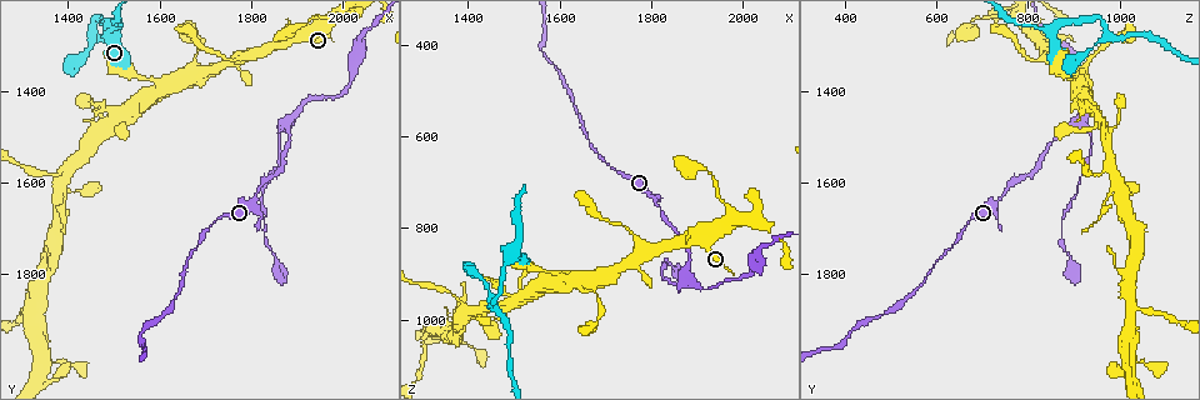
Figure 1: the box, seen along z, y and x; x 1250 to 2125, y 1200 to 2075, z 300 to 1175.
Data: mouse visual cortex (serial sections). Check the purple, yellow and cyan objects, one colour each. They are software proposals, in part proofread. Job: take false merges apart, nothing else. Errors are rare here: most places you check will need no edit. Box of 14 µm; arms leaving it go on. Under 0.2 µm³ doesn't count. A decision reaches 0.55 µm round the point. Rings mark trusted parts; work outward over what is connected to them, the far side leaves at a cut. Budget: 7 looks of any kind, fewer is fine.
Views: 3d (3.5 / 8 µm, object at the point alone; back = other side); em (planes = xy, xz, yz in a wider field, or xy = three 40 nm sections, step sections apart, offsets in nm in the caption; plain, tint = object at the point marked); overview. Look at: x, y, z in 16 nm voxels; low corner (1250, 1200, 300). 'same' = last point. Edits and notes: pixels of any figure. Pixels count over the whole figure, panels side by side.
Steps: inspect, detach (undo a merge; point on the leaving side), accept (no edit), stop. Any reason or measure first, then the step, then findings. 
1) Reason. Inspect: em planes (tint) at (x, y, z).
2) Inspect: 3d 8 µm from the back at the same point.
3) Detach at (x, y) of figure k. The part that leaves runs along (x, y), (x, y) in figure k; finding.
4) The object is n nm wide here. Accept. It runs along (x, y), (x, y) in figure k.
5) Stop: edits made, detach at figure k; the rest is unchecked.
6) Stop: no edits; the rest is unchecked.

Narrows sharply. Inspect: 3d 3.5 µm at (1720, 1690, 670).

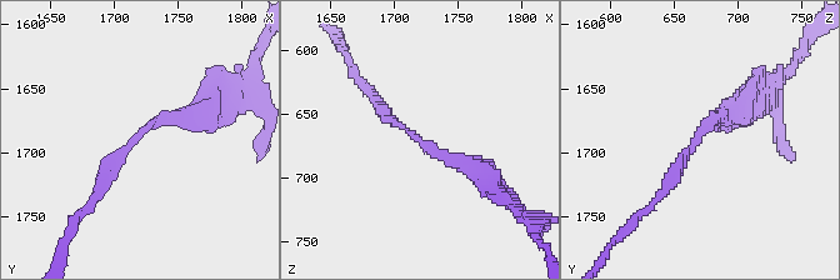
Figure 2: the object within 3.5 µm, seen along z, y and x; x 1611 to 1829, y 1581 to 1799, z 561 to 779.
The arms are 200, 250 nm wide. Inspect: em xy step 5 (plain) at (1716, 1692, 670).

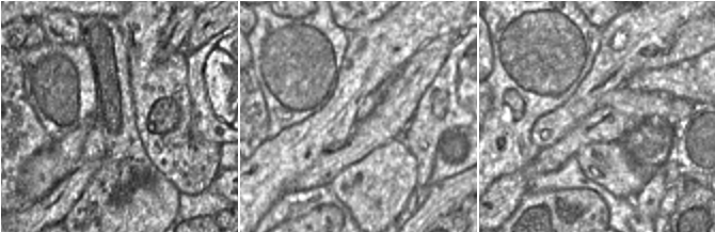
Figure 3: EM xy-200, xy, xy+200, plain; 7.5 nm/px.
Inspect: em xy step 5 (tint) at the same point.

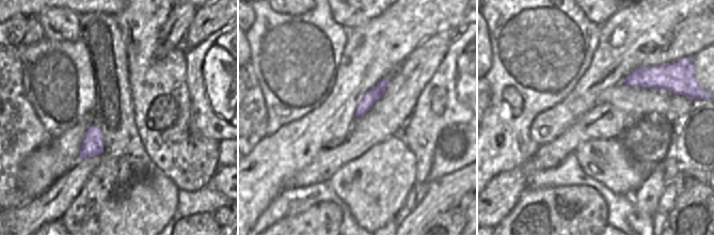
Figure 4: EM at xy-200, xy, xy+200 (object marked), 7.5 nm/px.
Accept. It runs along (208, 109), (154, 121), (93, 198) in figure 2; one cell here.

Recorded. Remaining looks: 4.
Sharp bend. Inspect: 3d 3.5 µm at (1450, 1275, 970).

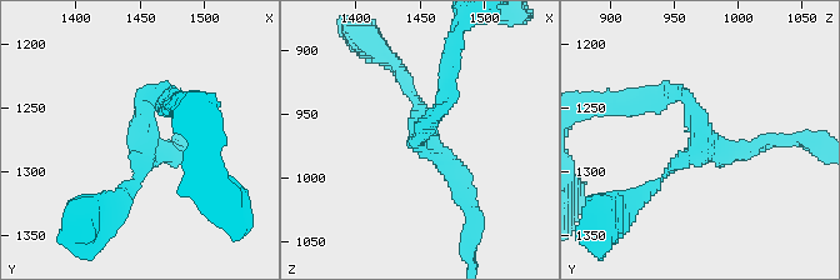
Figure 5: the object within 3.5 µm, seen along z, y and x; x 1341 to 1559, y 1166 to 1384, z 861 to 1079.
Inspect: em xy step 5 (plain) at (1450, 1276, 972).

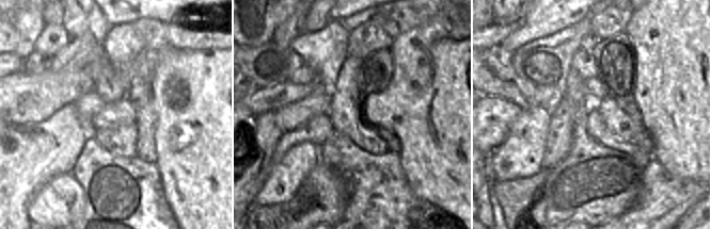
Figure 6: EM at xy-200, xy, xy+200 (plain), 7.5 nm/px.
Inspect: em xy step 5 (tint) at the same point.

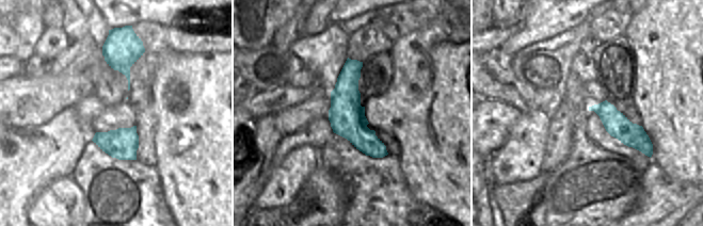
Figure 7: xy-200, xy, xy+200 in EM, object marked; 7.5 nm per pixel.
The object is 280 nm wide here. Accept. It runs along (349, 62), (349, 122), (380, 155) in figure 7; one cell here.

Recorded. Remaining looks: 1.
Stop: no edits; the rest is unchecked.

